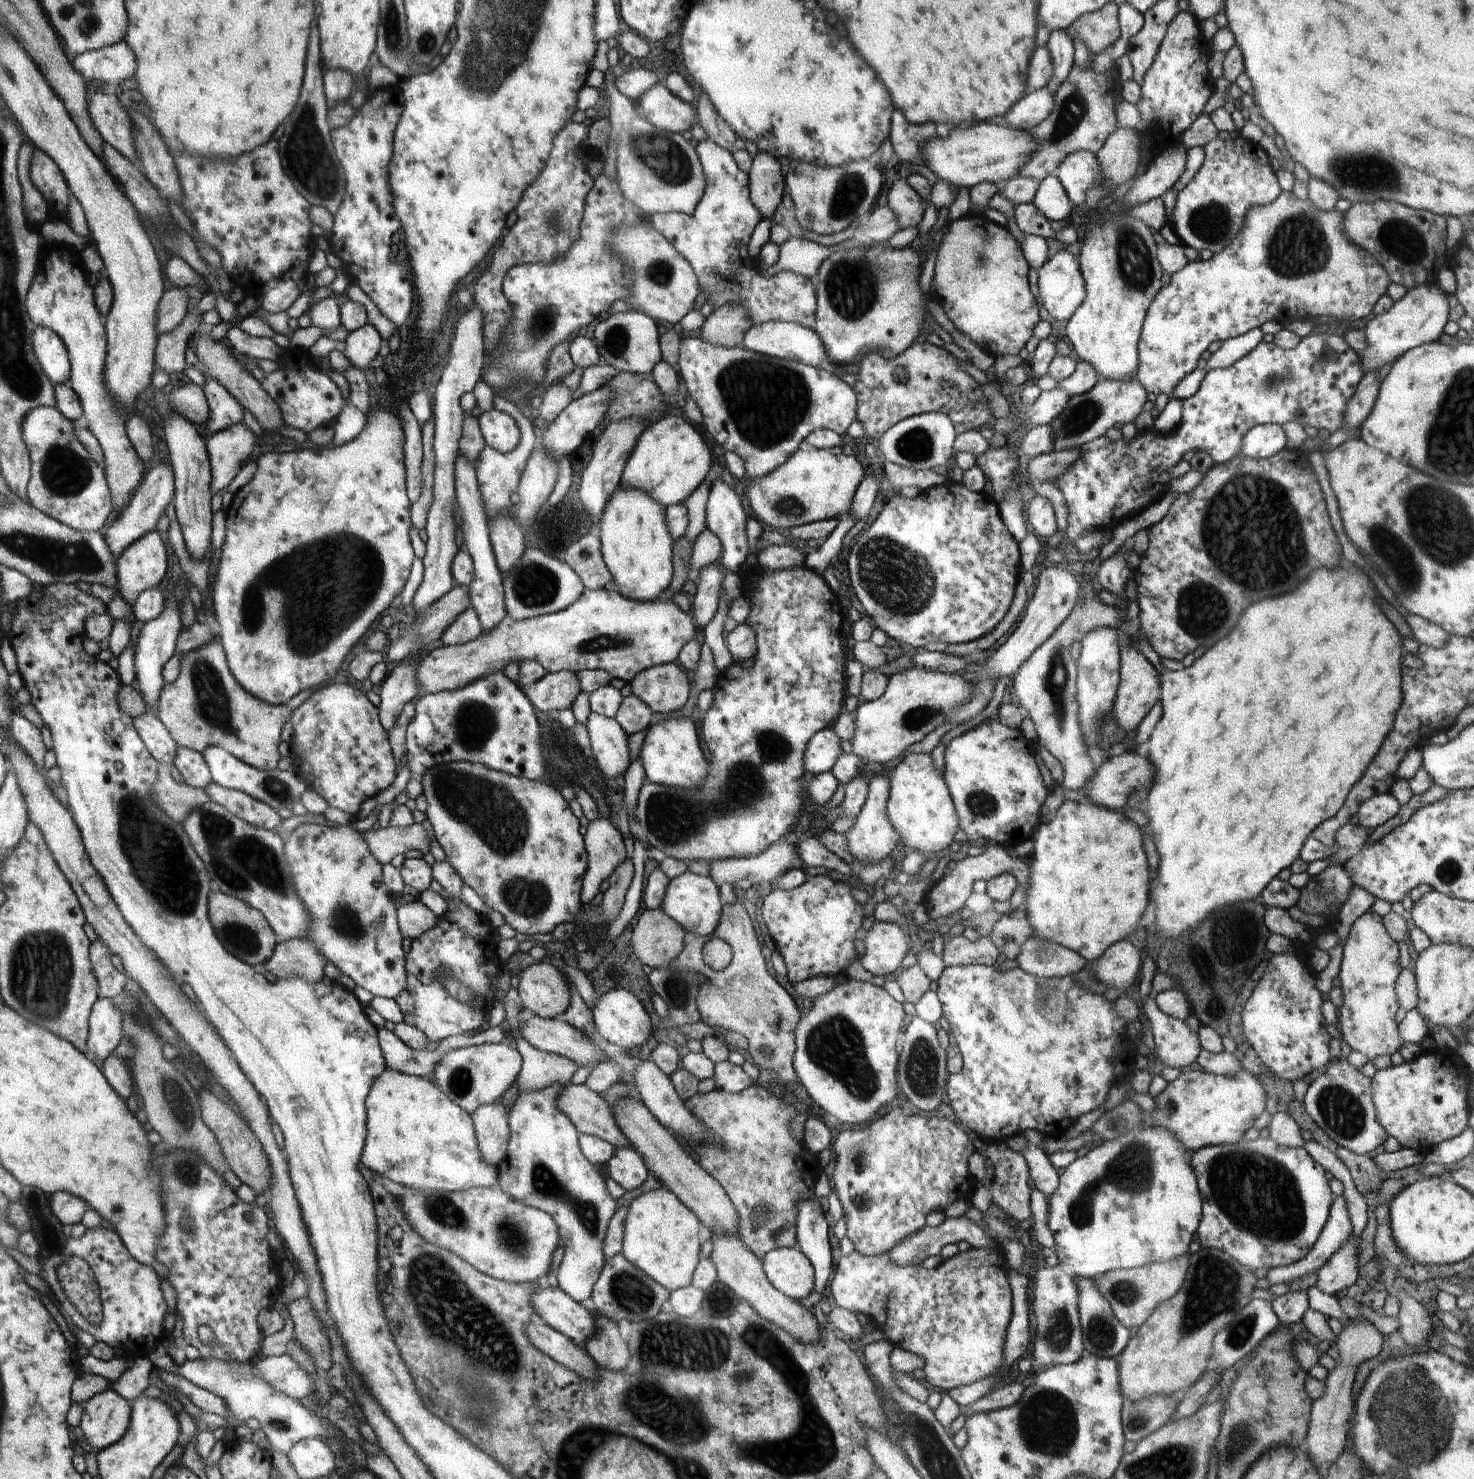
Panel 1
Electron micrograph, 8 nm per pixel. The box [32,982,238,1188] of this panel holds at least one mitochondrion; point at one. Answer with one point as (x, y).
(177, 1101)

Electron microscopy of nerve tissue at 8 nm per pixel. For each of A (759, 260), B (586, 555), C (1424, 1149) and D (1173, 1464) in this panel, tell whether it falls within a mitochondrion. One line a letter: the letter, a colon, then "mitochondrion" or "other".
A: other
B: mitochondrion
C: other
D: mitochondrion

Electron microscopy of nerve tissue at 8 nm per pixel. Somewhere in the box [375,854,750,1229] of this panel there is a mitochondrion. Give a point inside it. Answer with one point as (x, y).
(528, 897)

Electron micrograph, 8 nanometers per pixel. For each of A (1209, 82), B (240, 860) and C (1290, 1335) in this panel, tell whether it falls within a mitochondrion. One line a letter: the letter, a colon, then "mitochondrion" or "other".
A: other
B: mitochondrion
C: other

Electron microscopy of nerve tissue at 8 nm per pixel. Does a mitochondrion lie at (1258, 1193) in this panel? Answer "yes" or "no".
yes

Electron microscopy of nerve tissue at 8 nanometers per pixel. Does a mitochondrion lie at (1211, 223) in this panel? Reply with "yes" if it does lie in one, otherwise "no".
yes

